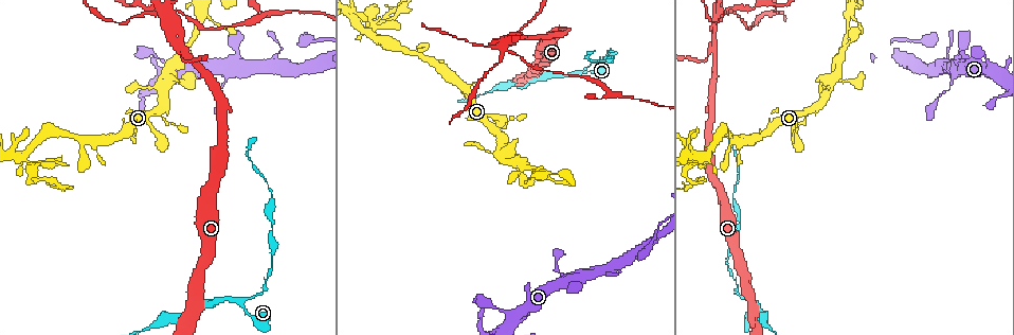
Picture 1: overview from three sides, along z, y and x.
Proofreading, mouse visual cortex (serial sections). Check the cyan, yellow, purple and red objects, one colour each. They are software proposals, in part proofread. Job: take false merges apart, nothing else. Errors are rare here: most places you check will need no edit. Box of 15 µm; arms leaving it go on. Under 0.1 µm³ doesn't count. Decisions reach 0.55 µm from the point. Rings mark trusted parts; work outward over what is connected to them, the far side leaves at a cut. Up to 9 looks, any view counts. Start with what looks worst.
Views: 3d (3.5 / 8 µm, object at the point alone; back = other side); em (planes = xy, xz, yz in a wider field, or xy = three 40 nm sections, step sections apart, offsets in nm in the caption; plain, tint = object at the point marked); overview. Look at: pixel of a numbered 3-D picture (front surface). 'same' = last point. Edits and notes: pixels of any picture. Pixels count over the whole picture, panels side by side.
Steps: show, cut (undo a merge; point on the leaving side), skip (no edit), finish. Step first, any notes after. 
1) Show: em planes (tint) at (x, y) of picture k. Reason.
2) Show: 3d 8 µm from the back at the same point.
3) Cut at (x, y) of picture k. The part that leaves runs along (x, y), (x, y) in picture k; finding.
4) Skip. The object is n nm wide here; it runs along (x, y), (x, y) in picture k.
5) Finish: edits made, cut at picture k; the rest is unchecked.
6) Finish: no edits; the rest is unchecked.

Show: 3d 3.5 µm at (578, 73) of picture 1.

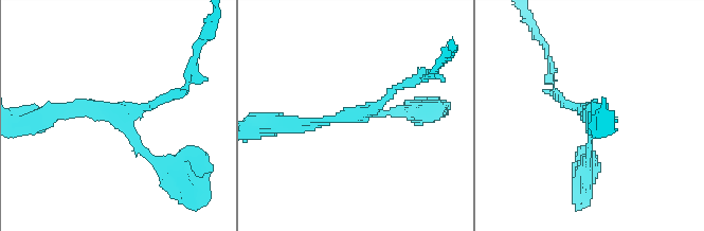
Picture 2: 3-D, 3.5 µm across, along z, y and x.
Show: em xy step 3 (tint) at (586, 120) of picture 2.

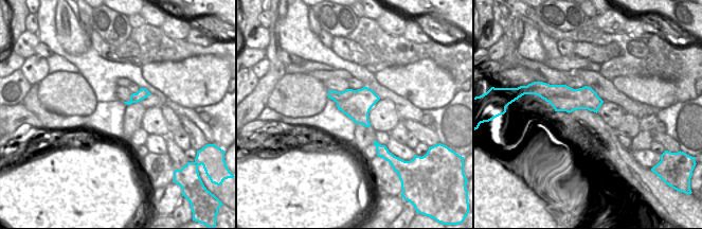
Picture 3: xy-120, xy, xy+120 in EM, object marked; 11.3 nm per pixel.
Skip. The arms are 100, 150, 150 nm wide; it runs along (175, 165), (148, 156), (120, 110), (64, 113) in picture 2; one cell here.

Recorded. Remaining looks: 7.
Show: 3d 3.5 µm at (182, 49) of picture 1. Three arms meet.

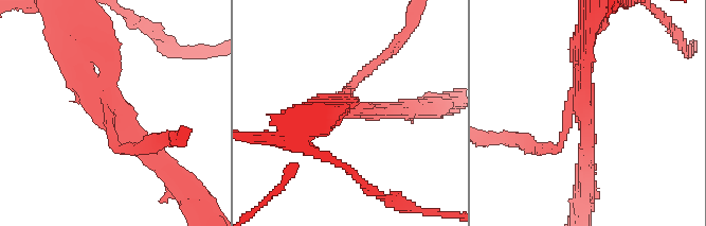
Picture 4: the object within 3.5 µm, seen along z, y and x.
Show: em xy step 3 (tint) at (583, 116) of picture 4. Need the tissue.

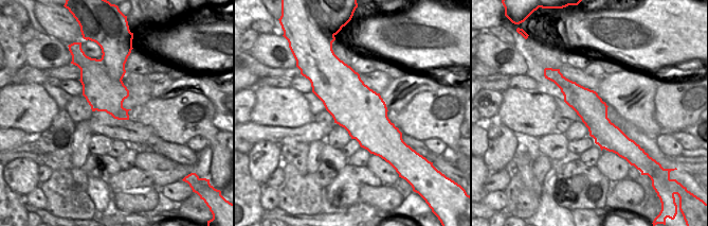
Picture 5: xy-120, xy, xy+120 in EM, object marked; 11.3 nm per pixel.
Show: em xy step 1 (tint) at the same point.

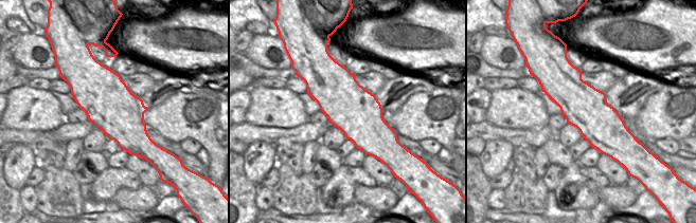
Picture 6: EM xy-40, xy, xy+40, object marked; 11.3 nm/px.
Cut at (289, 168) of picture 4. The part that leaves runs along (87, 56), (90, 33), (80, 20) in picture 4; a second cell is stuck on.

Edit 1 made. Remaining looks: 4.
Show: 3d 3.5 µm at (25, 156) of picture 1. Sharp bend.

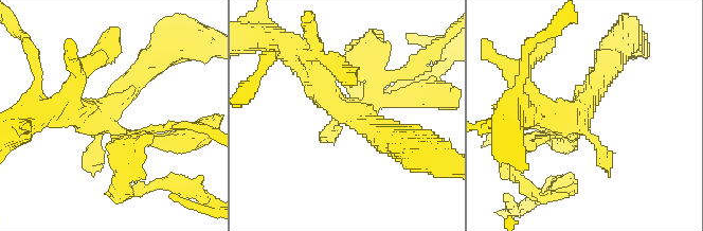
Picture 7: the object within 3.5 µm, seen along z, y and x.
Show: em xy step 1 (tint) at (341, 107) of picture 7. Need the tissue.

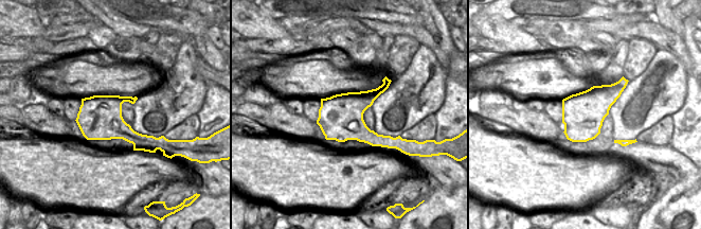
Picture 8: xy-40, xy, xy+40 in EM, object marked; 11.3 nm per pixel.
Cut at (392, 96) of picture 7. The part that leaves runs along (365, 101), (362, 43), (359, 52) in picture 7; a second cell is stuck on.

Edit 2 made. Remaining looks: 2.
Finish: edits made, cut at picture 4, cut at picture 7; the rest is unchecked.

